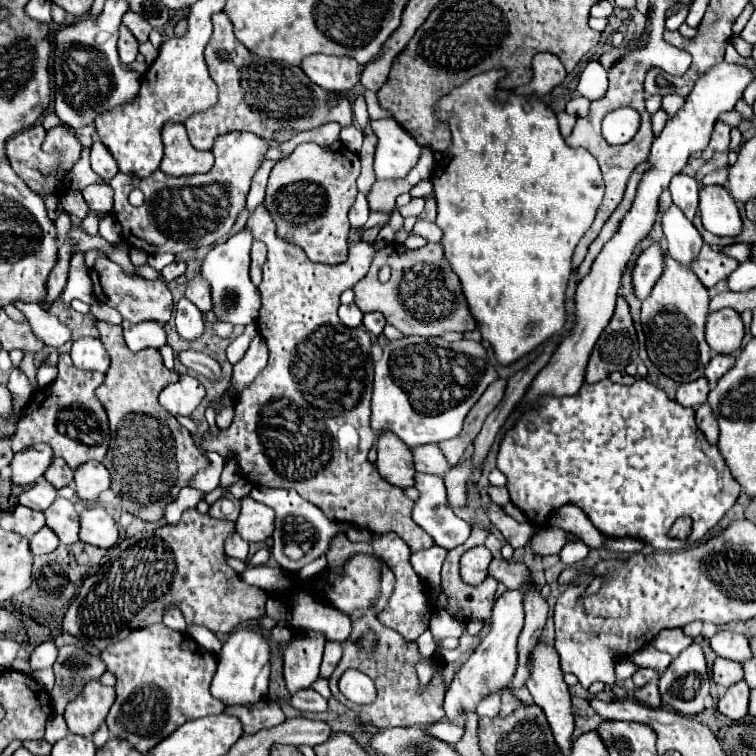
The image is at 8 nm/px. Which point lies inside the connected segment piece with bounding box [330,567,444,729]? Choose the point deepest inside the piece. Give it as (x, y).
(391, 665)

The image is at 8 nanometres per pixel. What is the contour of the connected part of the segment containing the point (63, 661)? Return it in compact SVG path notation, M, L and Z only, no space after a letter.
M64 645L60 647L54 673L56 685L50 691L52 705L56 713L64 713L64 707L82 691L88 681L100 679L106 671L106 665L100 657L90 655L86 649L78 645Z

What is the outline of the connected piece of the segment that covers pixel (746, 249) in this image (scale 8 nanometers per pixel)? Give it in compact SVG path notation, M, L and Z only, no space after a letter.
M730 245L730 247L726 247L726 249L722 249L726 255L730 255L730 257L734 257L734 259L738 259L740 263L742 261L746 261L748 257L750 257L750 245Z

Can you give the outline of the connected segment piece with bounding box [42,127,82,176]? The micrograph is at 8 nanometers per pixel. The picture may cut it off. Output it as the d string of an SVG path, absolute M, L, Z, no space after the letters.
M56 127L50 131L50 135L46 135L44 143L42 143L42 151L46 153L64 153L62 159L58 161L58 173L65 176L72 169L74 164L80 159L80 141L64 127Z

